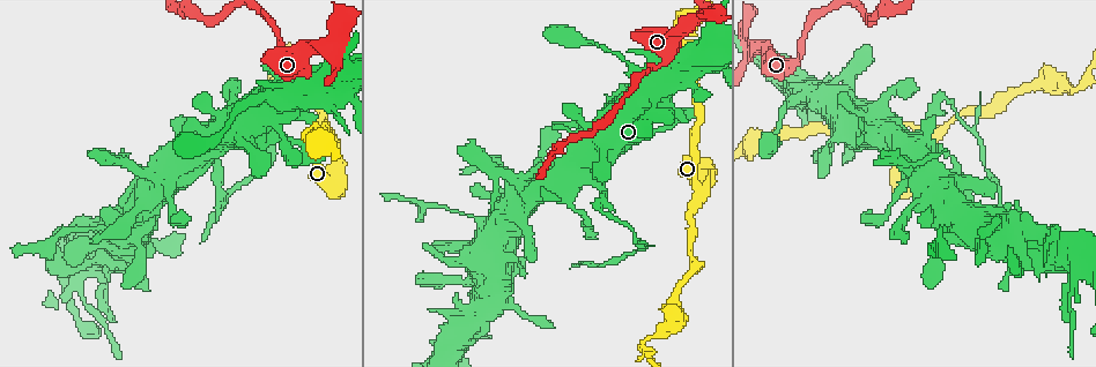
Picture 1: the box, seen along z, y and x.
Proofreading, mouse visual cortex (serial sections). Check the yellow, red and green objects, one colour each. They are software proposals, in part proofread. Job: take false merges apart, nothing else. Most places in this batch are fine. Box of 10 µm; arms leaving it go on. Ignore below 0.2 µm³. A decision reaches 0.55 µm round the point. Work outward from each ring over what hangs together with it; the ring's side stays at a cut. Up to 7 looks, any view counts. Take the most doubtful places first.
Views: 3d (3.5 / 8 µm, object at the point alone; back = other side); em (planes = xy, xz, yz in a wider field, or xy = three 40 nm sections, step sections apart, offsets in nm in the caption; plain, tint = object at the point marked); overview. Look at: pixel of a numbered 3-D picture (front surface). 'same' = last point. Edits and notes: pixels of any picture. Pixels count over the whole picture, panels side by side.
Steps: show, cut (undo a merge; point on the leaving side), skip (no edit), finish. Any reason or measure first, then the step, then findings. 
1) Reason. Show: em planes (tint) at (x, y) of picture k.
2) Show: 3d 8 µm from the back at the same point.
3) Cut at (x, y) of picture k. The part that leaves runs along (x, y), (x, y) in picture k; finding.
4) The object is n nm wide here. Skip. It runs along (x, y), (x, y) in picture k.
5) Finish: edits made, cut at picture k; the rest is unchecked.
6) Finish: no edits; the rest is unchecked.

Thick turns thin. Show: em xy step 5 (tint) at (757, 46) of picture 1.

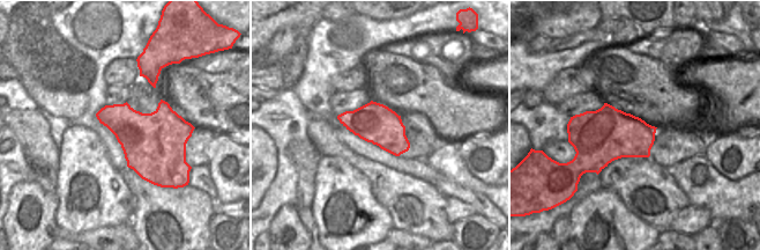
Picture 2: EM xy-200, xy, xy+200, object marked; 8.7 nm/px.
Wider look. Show: 3d 3.5 µm at the same point.

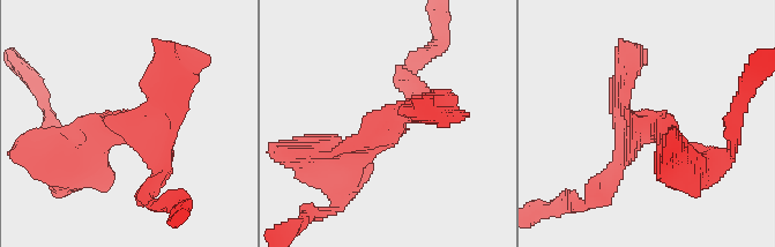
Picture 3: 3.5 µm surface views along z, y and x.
Skip. It runs along (65, 167), (146, 111), (168, 75) in picture 3; all the same cell.

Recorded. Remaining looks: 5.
Side arm on a straight run. Show: em xy step 1 (tint) at (337, 139) of picture 1.

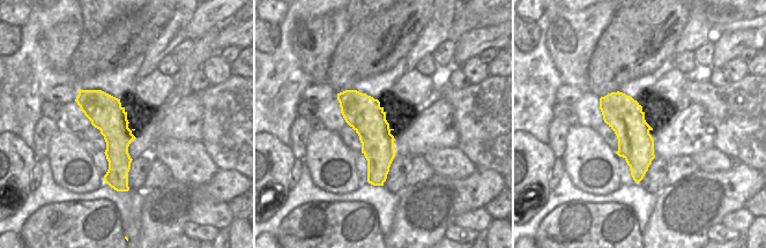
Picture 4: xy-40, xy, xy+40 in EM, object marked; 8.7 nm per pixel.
Show: 3d 3.5 µm at the same point.

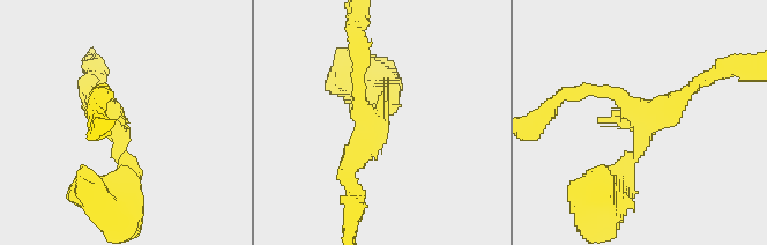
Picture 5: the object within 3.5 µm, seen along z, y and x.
Skip. It runs along (81, 92), (116, 130), (117, 187) in picture 4; continuous, no second cell.

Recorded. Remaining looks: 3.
Show: 3d 3.5 µm at (482, 223) of picture 1.

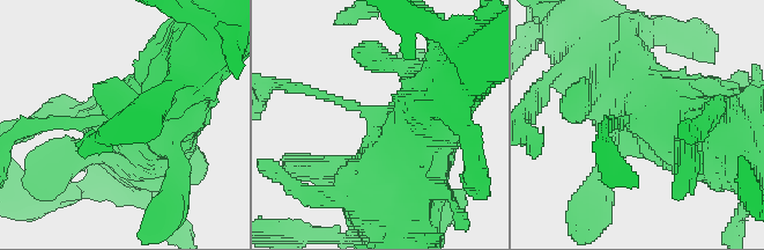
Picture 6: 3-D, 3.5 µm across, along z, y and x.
Show: em planes (tint) at (641, 121) of picture 6.

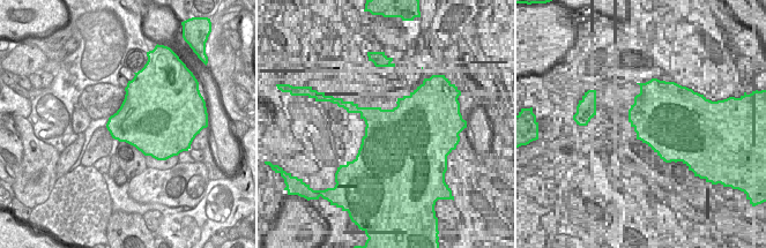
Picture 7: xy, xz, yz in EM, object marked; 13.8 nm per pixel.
Cut it another way. Show: em xy step 2 (tint) at the same point.

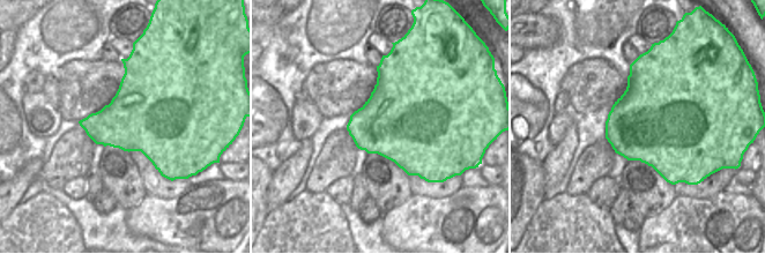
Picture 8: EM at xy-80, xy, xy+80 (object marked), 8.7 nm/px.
Skip. It runs along (646, 108), (699, 132), (750, 135) in picture 6; all the same cell.

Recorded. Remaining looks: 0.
Finish: no edits; the rest is unchecked.

